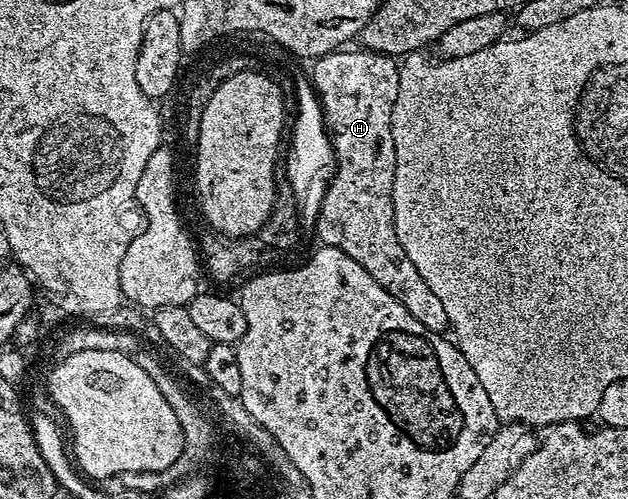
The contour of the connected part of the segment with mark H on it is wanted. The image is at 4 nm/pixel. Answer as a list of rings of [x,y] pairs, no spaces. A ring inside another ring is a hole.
[[[339,48],[333,54],[326,54],[313,63],[314,79],[312,85],[322,107],[322,120],[330,143],[334,145],[334,178],[326,189],[322,201],[322,215],[318,218],[316,235],[318,242],[331,246],[356,260],[388,296],[392,296],[412,317],[420,320],[424,328],[434,334],[442,334],[450,325],[448,315],[444,312],[444,304],[440,304],[440,296],[424,284],[420,272],[416,272],[416,264],[408,260],[404,248],[400,248],[400,240],[396,240],[396,224],[394,223],[394,205],[392,204],[392,180],[394,179],[394,137],[392,136],[392,112],[396,108],[396,92],[400,88],[400,66],[389,54],[377,54],[374,50],[357,48]]]

